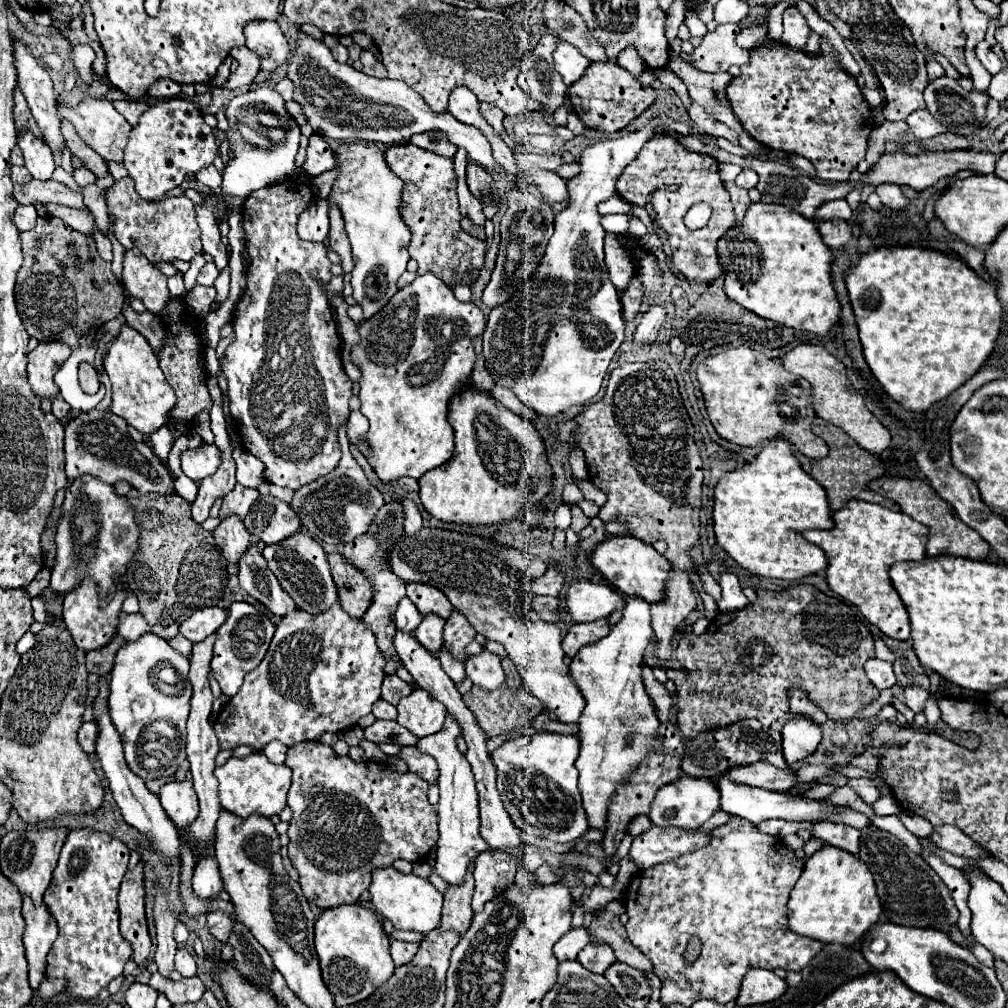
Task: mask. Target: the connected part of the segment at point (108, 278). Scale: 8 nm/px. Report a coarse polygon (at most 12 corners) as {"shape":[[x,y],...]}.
{"shape":[[57,217],[20,233],[16,307],[30,337],[76,349],[122,289]]}

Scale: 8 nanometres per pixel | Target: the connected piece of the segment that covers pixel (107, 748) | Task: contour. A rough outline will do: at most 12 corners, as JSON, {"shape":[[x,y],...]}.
{"shape":[[100,677],[94,703],[96,755],[124,821],[164,861],[180,855],[180,829],[136,777],[108,713]]}

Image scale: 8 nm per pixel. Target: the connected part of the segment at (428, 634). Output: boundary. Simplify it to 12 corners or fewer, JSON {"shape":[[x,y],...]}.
{"shape":[[428,615],[414,631],[422,647],[438,655],[444,619]]}

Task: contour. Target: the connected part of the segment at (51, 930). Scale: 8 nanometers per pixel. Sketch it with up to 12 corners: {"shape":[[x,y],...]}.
{"shape":[[22,903],[30,987],[44,979],[58,927],[44,903]]}

